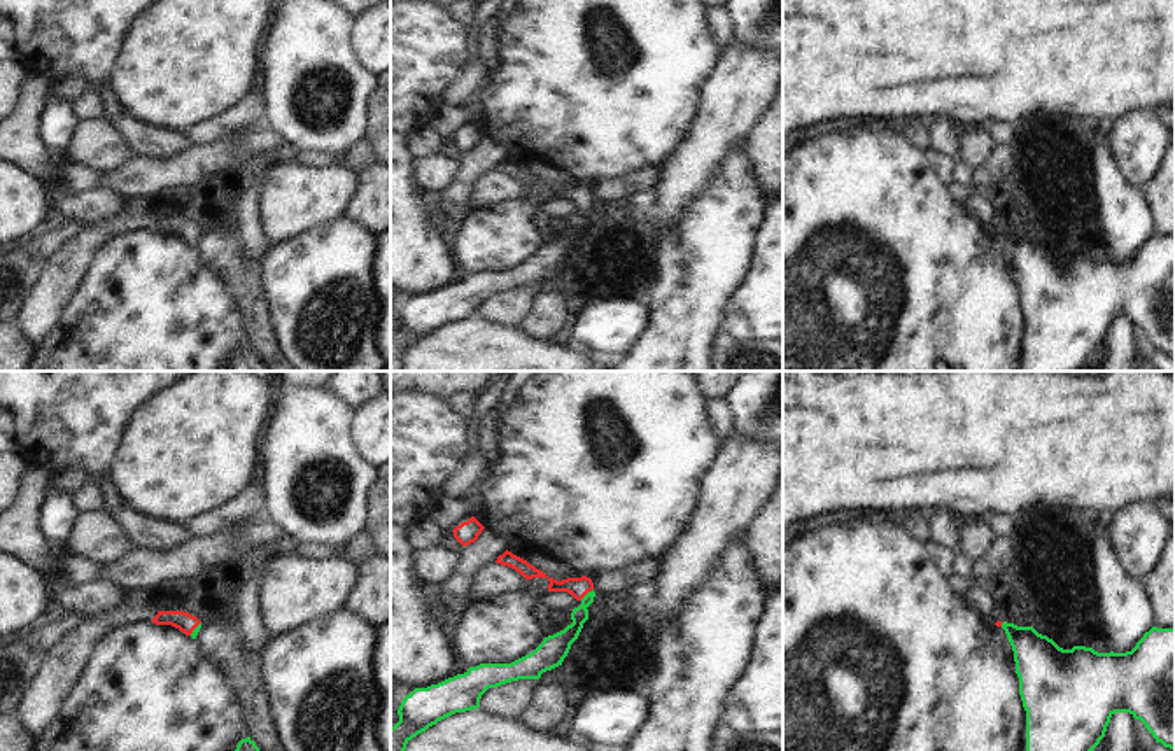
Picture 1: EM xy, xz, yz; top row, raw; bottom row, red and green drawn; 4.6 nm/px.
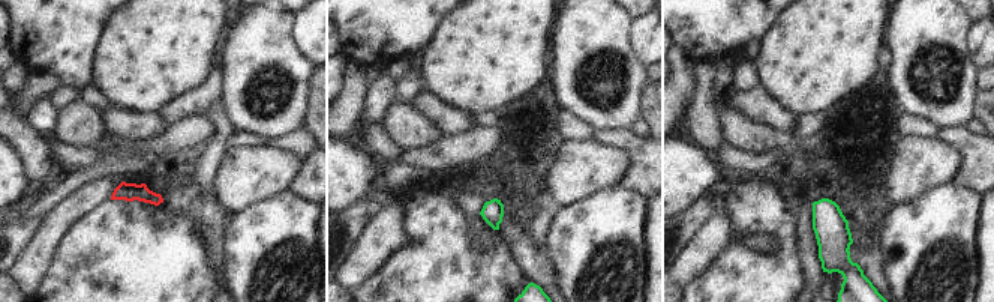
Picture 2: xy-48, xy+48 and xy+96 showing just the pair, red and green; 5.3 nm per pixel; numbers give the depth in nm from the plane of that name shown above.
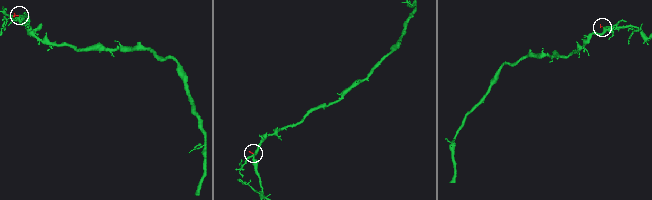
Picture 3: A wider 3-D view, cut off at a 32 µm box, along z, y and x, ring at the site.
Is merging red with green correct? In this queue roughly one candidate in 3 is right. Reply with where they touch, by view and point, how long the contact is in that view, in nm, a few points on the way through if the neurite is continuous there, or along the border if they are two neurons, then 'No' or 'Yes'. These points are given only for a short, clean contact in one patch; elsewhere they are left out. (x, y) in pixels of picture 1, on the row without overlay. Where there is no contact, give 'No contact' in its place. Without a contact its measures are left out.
Touches red at xz (585, 202). Shared border 80 nm. Path across: xz (578, 195), (585, 202), (576, 233), (561, 249). Yes.

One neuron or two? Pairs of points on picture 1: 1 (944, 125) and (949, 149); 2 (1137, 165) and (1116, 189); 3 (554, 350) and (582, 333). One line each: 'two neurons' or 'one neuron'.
1: one neuron
2: two neurons
3: two neurons

